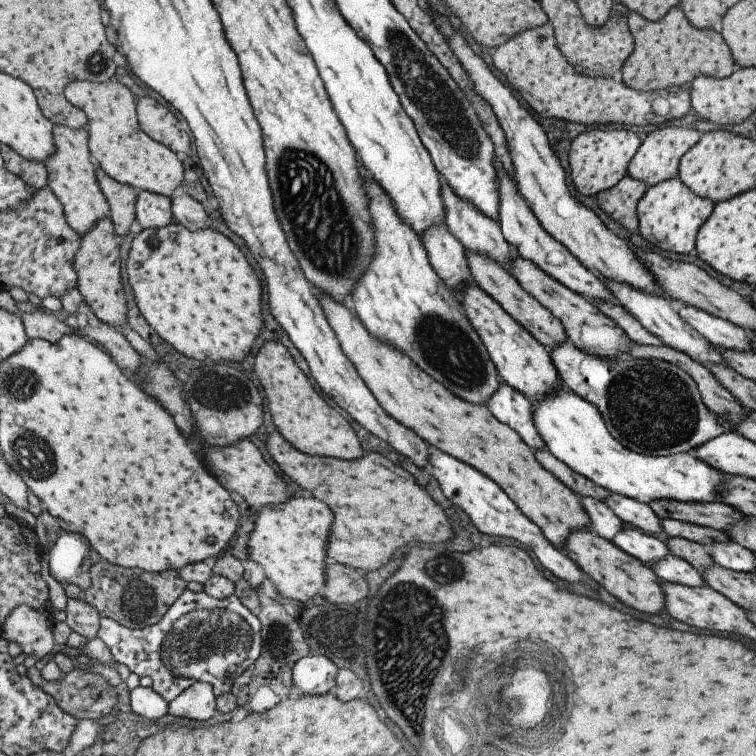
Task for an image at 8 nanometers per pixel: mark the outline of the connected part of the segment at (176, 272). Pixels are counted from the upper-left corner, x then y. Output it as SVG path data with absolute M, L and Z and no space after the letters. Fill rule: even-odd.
M169 223L158 229L142 229L130 243L127 259L125 260L125 272L128 274L128 283L133 292L134 301L148 325L167 343L171 348L180 352L183 356L202 363L205 360L213 362L225 360L225 362L237 362L243 360L243 356L251 350L251 344L257 336L257 332L261 330L263 322L261 322L261 282L257 278L257 274L253 272L253 268L245 262L243 254L239 252L239 248L229 242L225 236L221 236L215 230L199 229L189 232L185 230L179 223Z

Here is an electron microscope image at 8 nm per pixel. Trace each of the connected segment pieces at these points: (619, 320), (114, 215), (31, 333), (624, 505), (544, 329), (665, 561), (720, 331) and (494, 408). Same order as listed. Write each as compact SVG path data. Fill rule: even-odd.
M597 301L595 306L619 325L621 330L625 331L625 334L638 345L653 345L661 346L662 342L655 338L650 332L647 332L638 320L635 320L623 307L619 305L609 304L602 301Z
M95 164L94 173L100 191L108 204L107 217L112 222L115 234L120 238L127 234L129 224L134 219L137 190L113 180L98 164Z
M35 308L32 313L21 312L18 315L29 339L45 339L50 343L54 343L61 336L73 333L71 327L68 327L64 322L58 321L53 314L43 308Z
M611 493L604 503L618 516L624 526L633 527L649 534L657 534L662 530L659 518L649 505L636 500Z
M464 251L470 270L471 282L479 287L489 298L516 320L539 344L547 351L566 341L566 334L561 322L557 320L546 308L543 308L524 288L496 262L490 261L485 255L478 255Z
M665 555L660 561L651 565L655 576L665 583L675 583L688 587L703 587L704 578L686 560L675 555Z
M683 305L677 312L679 318L696 330L713 347L726 351L749 351L752 331L742 329L725 319L717 318L701 309Z
M500 380L500 387L489 397L485 406L503 424L512 428L532 450L547 451L532 419L534 403Z

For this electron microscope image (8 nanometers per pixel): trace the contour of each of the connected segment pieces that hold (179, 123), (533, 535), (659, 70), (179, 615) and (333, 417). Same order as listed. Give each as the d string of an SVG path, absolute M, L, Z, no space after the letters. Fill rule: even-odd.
M141 96L135 101L139 128L154 141L160 142L173 152L189 152L189 132L183 120L177 120L167 106L155 102L151 96Z
M429 448L428 458L433 478L439 482L439 488L443 492L443 496L446 496L455 506L461 508L471 518L471 522L475 524L475 528L479 532L521 542L529 552L535 554L535 558L539 560L539 564L545 570L549 570L555 578L559 578L563 582L573 584L573 582L581 580L579 567L561 550L557 550L541 534L537 525L531 522L489 477L444 452L437 452L435 448Z
M671 8L663 18L649 22L631 12L626 21L634 49L622 64L617 78L627 88L660 91L669 87L687 87L701 75L722 79L733 72L733 60L723 38L713 30L691 28L679 8Z
M186 588L155 624L140 629L128 629L110 618L100 617L96 637L107 646L113 661L127 666L129 672L133 672L139 678L141 676L151 678L152 691L167 702L173 700L195 681L210 684L215 698L229 693L233 680L243 670L253 665L261 650L259 619L243 606L234 594L216 599L203 590L192 592Z
M265 342L259 348L253 372L263 388L267 410L275 428L293 448L311 456L333 456L343 460L355 460L363 456L349 422L313 390L311 382L279 342Z

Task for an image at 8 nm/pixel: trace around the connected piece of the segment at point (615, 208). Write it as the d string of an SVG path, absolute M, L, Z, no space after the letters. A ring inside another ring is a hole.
M627 174L615 185L607 190L598 192L595 196L597 206L619 226L635 232L638 220L636 204L646 191L646 186Z

